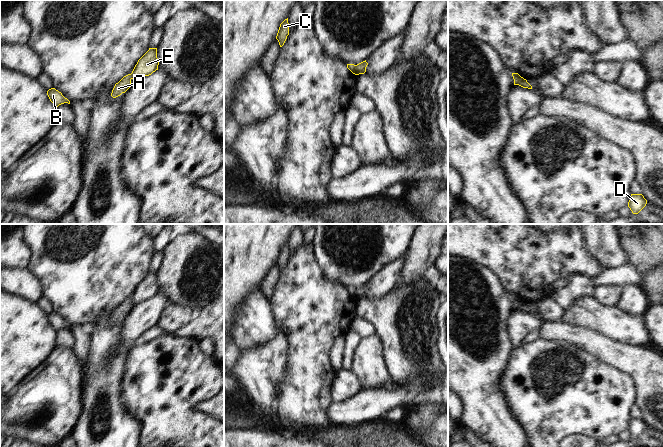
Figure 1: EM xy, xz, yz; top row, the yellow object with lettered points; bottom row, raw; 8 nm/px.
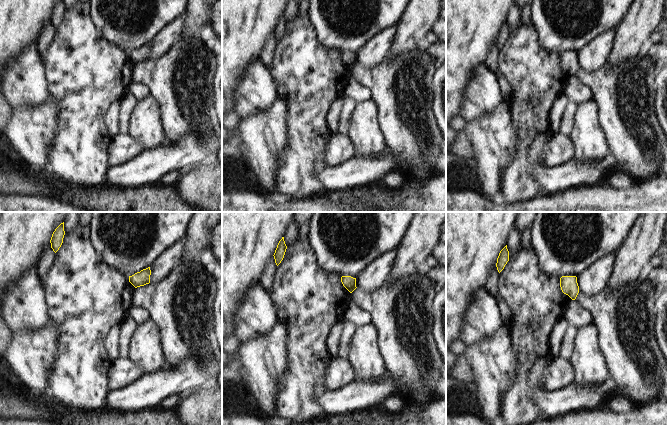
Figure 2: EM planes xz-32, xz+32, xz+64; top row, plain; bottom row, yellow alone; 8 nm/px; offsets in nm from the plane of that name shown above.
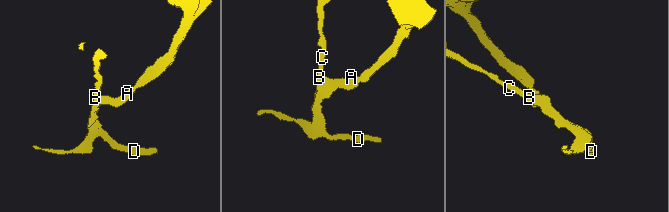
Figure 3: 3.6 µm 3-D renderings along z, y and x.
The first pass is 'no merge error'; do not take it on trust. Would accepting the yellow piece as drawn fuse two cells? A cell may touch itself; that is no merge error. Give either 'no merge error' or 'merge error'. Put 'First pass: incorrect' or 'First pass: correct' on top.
First pass: incorrect
merge error

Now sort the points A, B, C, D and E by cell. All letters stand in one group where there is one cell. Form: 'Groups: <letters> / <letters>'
Groups: A B C D / E.

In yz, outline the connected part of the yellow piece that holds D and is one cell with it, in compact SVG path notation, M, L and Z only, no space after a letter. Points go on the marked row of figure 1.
M631 194L628 207L633 214L638 214L647 204L647 200L642 194Z

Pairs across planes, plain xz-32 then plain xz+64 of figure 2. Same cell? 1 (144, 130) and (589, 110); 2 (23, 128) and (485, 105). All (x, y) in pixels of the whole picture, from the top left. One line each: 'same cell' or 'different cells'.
1: same cell
2: different cells

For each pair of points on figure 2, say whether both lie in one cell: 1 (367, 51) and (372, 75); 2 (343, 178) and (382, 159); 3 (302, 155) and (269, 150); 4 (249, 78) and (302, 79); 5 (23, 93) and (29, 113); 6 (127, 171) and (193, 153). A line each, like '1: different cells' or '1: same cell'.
1: different cells
2: same cell
3: different cells
4: different cells
5: different cells
6: same cell

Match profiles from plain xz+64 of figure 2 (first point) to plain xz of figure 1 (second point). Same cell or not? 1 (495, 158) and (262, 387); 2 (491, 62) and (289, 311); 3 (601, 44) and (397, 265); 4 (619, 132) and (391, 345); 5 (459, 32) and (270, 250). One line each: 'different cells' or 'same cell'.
1: same cell
2: different cells
3: same cell
4: same cell
5: same cell

